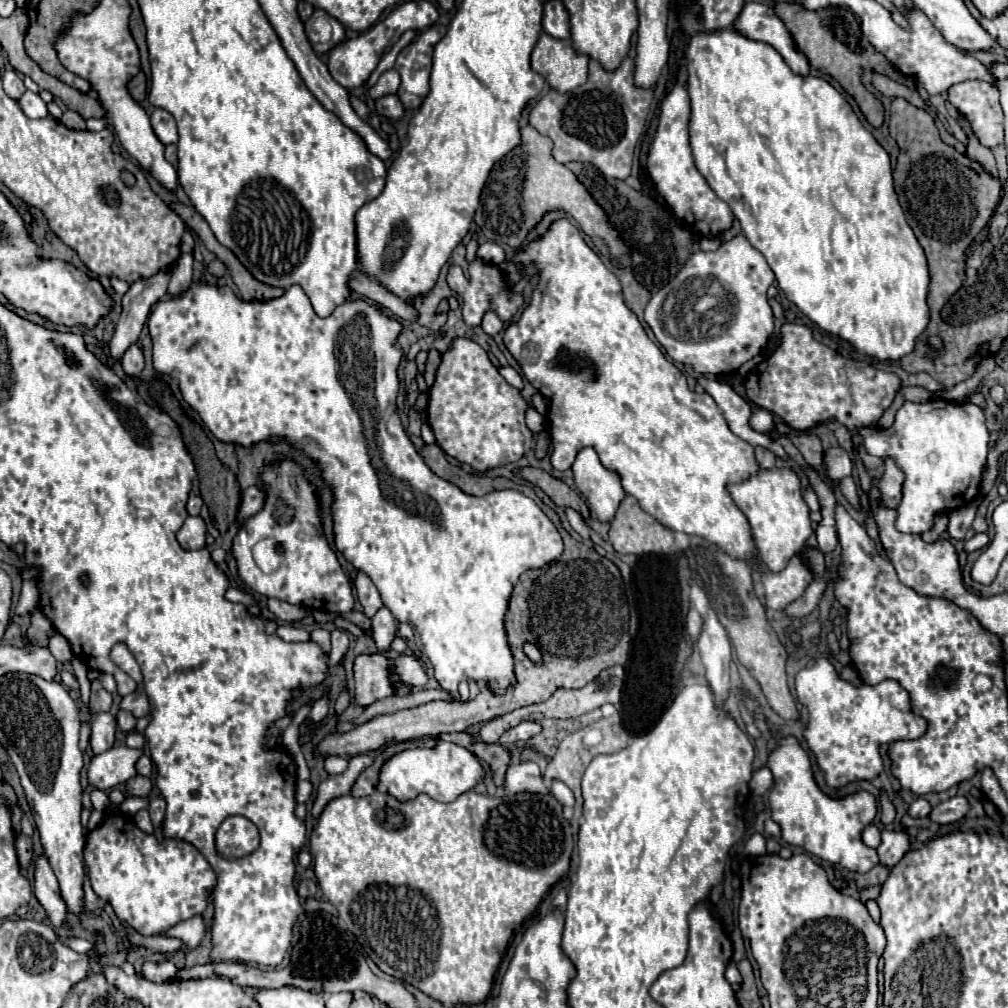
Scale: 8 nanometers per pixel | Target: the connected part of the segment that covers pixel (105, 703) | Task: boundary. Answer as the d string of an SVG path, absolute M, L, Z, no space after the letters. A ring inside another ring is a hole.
M96 678L92 680L92 692L90 692L90 714L98 714L98 712L108 712L112 706L112 696L108 690L104 690L102 682Z

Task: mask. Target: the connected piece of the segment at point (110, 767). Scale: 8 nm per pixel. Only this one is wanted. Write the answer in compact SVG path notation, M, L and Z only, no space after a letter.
M114 746L108 752L94 756L94 760L88 766L88 782L104 792L118 784L128 782L138 774L136 762L142 754L144 752L136 748Z

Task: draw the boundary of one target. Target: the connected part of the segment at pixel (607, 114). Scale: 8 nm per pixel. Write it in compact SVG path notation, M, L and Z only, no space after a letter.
M626 56L616 70L604 70L598 60L590 60L590 72L588 72L586 84L582 84L576 90L566 92L566 94L550 88L530 110L528 120L530 120L530 126L534 126L540 134L552 138L552 142L554 142L552 156L556 162L560 162L560 164L566 164L572 160L590 162L604 176L626 180L630 176L632 154L634 154L636 142L638 142L640 134L644 132L644 124L646 124L646 116L648 116L652 98L654 98L654 88L642 90L642 88L634 86L634 60L632 58Z

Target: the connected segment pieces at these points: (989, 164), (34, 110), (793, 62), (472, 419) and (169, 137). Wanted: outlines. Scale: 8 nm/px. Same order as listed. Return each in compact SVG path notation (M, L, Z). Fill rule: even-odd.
M958 114L958 124L960 124L960 128L966 132L966 136L968 136L966 156L972 158L972 160L976 160L976 162L980 162L982 168L984 168L990 176L996 178L998 172L996 172L996 162L994 162L994 156L992 156L990 148L984 148L984 146L976 140L976 136L974 136L974 132L972 132L972 128L970 128L970 124L968 124L968 120L966 120L962 114Z
M26 90L18 102L20 102L20 106L22 106L22 110L24 110L24 114L28 118L46 118L48 116L46 102L38 94L34 94L30 90Z
M748 2L744 10L740 12L738 20L734 22L734 28L746 38L760 40L774 46L796 74L800 76L810 74L808 58L800 52L800 48L792 40L792 34L788 32L784 22L778 18L774 4Z
M454 338L448 350L442 354L442 362L436 370L436 380L428 392L428 424L434 430L436 444L452 458L466 462L476 472L486 472L490 468L510 464L520 460L530 448L534 434L526 426L526 410L530 404L522 398L520 390L510 386L490 362L488 354L468 338Z
M158 108L158 110L154 110L150 120L152 120L152 128L154 128L154 132L162 144L176 144L178 142L176 120L172 114Z

